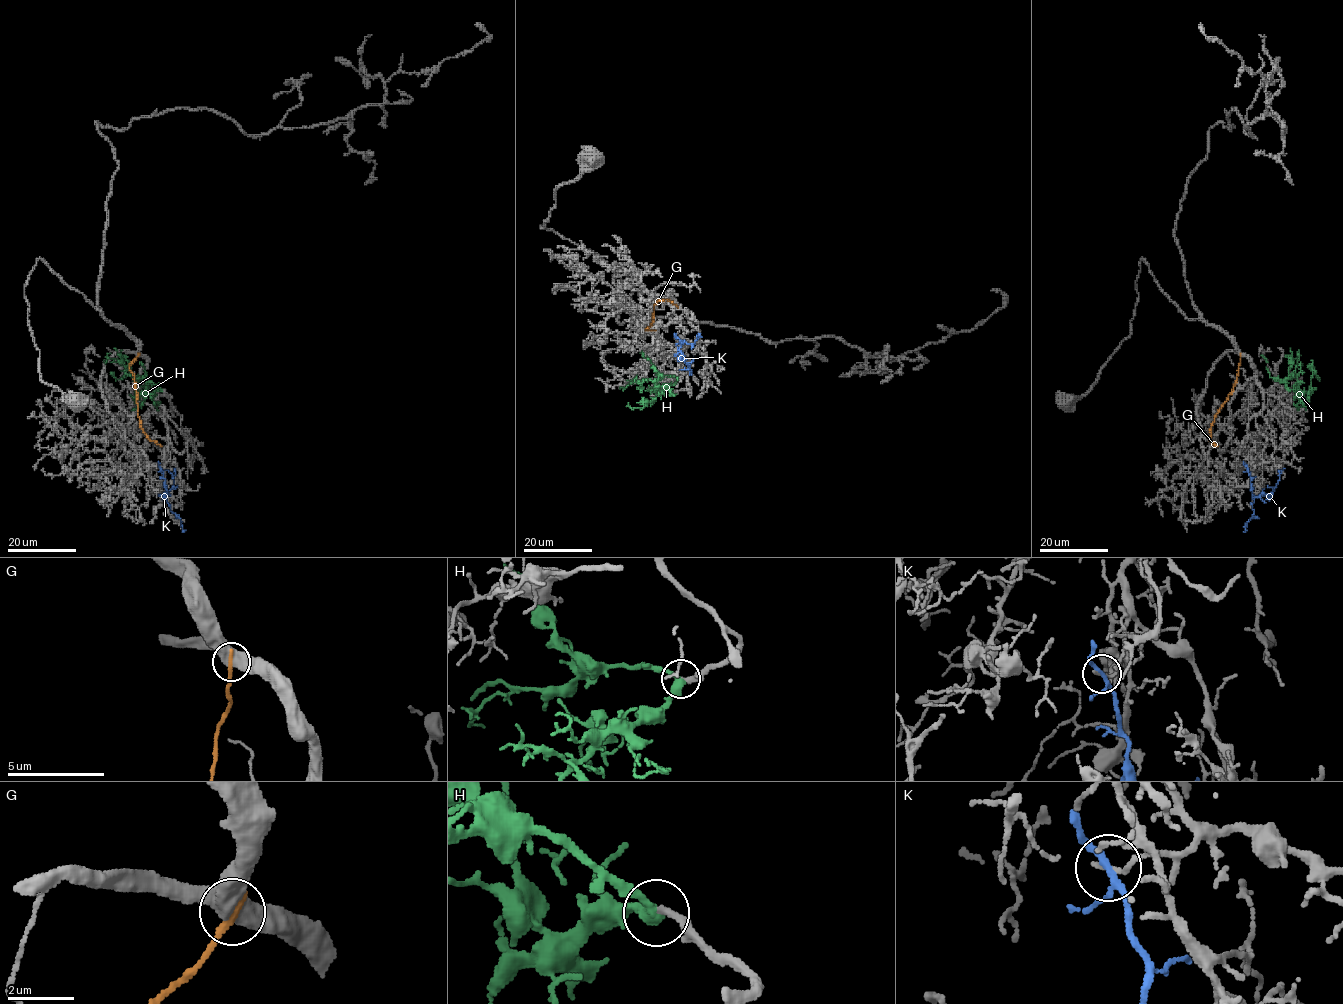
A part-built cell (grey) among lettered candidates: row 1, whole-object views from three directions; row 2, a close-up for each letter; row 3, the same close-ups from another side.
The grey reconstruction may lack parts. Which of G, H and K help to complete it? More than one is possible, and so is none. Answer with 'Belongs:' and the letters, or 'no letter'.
Belongs: H

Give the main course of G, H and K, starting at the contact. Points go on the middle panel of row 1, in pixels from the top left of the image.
G: (654, 330), (645, 328), (652, 322), (656, 302), (667, 299), (677, 307)
H: (677, 378), (642, 407), (632, 408), (628, 403)
K: (676, 337), (682, 342), (680, 351), (689, 367), (688, 370), (679, 369)

